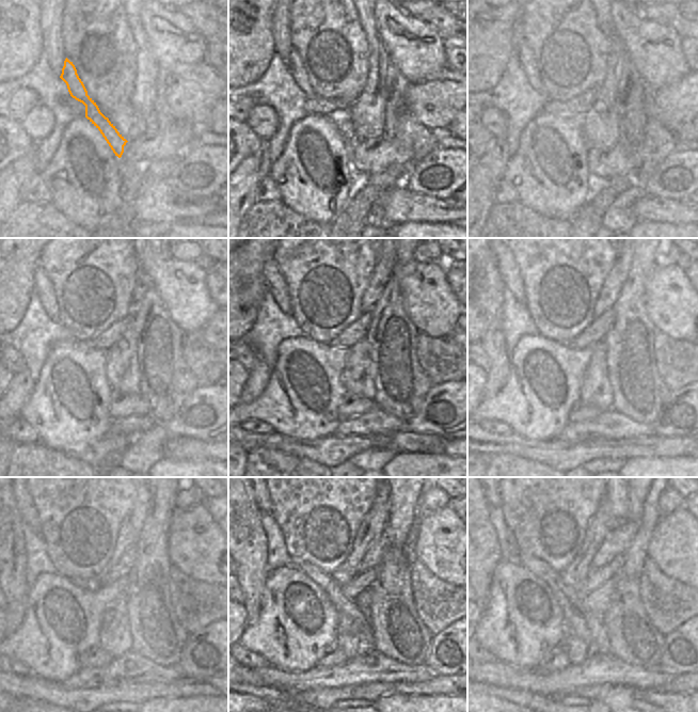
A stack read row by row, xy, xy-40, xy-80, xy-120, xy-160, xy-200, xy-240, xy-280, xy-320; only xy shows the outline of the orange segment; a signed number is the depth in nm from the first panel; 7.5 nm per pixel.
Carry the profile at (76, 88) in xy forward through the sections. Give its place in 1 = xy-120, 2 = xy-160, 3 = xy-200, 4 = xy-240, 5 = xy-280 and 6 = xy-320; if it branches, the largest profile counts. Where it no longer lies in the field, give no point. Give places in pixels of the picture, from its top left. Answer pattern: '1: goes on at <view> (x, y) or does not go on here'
1: goes on at xy-120 (43, 287)
2: goes on at xy-160 (275, 283)
3: goes on at xy-200 (508, 270)
4: goes on at xy-240 (24, 501)
5: goes on at xy-280 (262, 499)
6: goes on at xy-320 (494, 499)

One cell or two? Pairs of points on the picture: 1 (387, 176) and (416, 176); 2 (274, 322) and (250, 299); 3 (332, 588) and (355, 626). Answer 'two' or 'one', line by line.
1: two
2: two
3: one

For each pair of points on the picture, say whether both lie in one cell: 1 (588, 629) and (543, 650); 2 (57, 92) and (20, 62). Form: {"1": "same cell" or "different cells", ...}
{"1": "different cells", "2": "different cells"}

